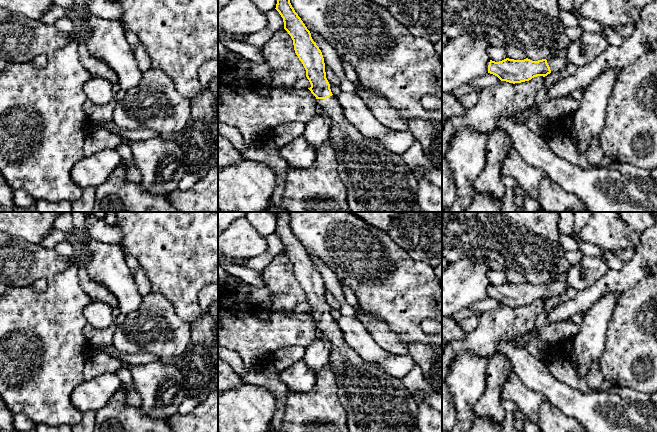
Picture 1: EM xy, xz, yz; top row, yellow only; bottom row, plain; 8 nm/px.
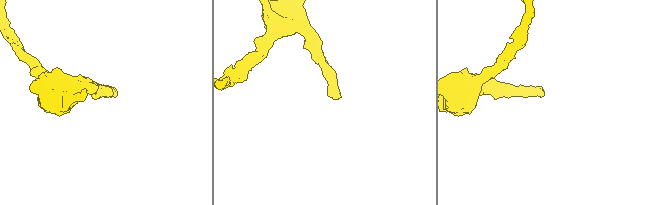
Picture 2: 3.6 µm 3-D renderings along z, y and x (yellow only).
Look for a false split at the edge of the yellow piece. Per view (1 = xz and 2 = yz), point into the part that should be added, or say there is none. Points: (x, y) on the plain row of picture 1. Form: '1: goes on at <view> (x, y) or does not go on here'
1: goes on at xz (375, 401)
2: goes on at yz (559, 285)

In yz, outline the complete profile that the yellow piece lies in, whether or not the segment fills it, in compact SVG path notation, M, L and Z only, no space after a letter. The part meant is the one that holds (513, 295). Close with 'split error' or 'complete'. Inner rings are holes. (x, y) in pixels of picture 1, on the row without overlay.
M564 273L547 284L532 285L528 282L524 284L506 282L499 286L490 284L488 297L497 300L501 305L515 308L529 305L537 300L545 301L551 296L559 296L568 287L567 273Z; split error

